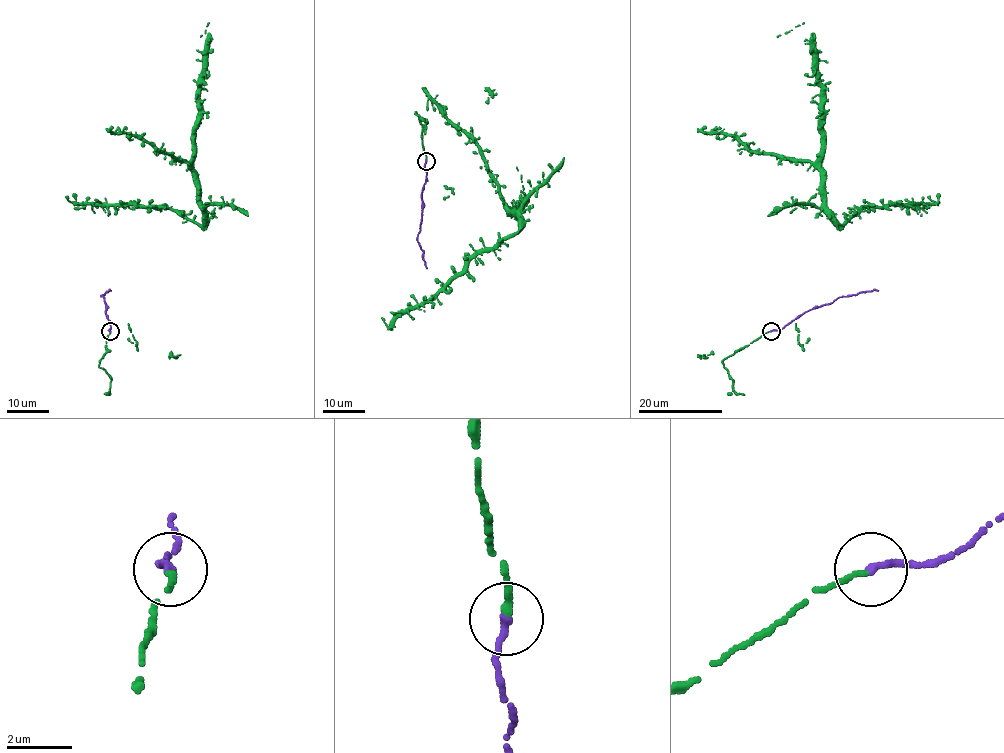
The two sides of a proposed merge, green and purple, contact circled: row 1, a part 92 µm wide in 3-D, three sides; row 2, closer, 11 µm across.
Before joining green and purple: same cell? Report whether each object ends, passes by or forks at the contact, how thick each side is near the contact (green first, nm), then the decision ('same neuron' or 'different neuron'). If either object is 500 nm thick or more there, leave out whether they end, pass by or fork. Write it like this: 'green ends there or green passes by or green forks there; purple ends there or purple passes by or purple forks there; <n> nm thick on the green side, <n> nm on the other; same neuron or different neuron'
green ends there; purple ends there; 220 nm thick on the green side, 240 nm on the other; same neuron

